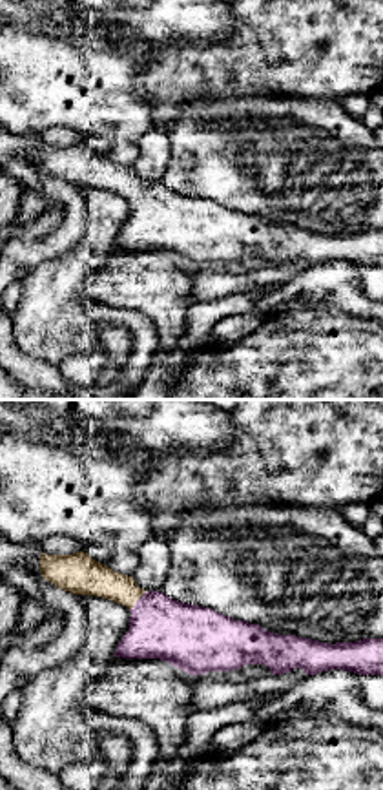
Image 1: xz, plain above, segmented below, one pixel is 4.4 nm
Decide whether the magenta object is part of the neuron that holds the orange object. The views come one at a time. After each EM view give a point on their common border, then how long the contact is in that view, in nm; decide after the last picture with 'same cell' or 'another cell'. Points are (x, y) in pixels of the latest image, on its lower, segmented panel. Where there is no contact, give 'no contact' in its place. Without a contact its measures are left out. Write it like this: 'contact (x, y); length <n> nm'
contact (137, 599); length 120 nm

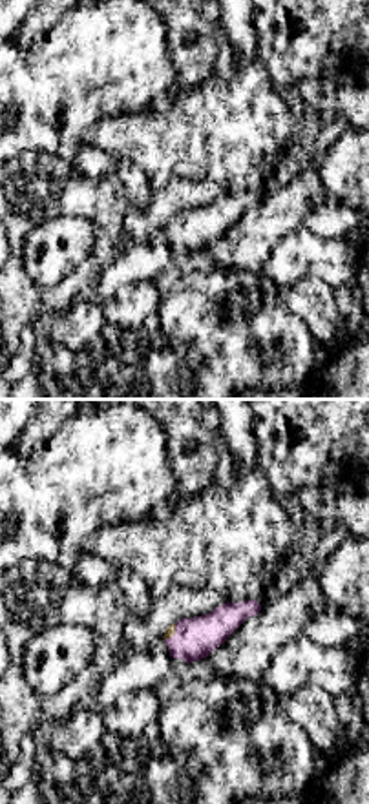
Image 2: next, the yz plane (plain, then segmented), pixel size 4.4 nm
contact (174, 633); length 90 nm

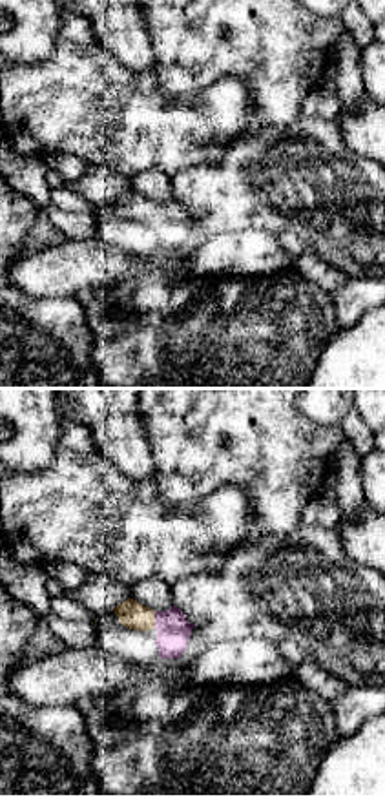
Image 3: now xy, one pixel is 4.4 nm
contact (154, 619); length 70 nm

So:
same cell

